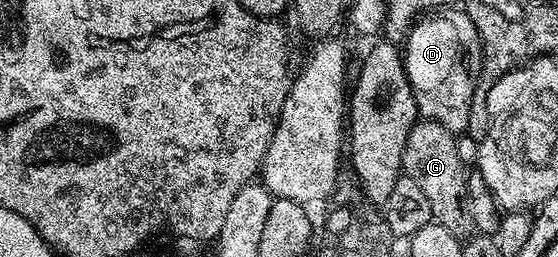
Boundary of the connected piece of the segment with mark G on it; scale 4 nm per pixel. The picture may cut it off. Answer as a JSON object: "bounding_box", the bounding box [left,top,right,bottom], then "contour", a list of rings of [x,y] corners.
{"bounding_box":[402,119,475,238],"contour":[[[419,119],[408,134],[408,142],[402,155],[402,167],[405,175],[419,184],[420,191],[427,195],[433,221],[459,238],[469,237],[475,231],[466,189],[468,168],[462,163],[458,153],[455,133],[444,130],[444,126],[440,126],[440,122],[435,120]]]}

